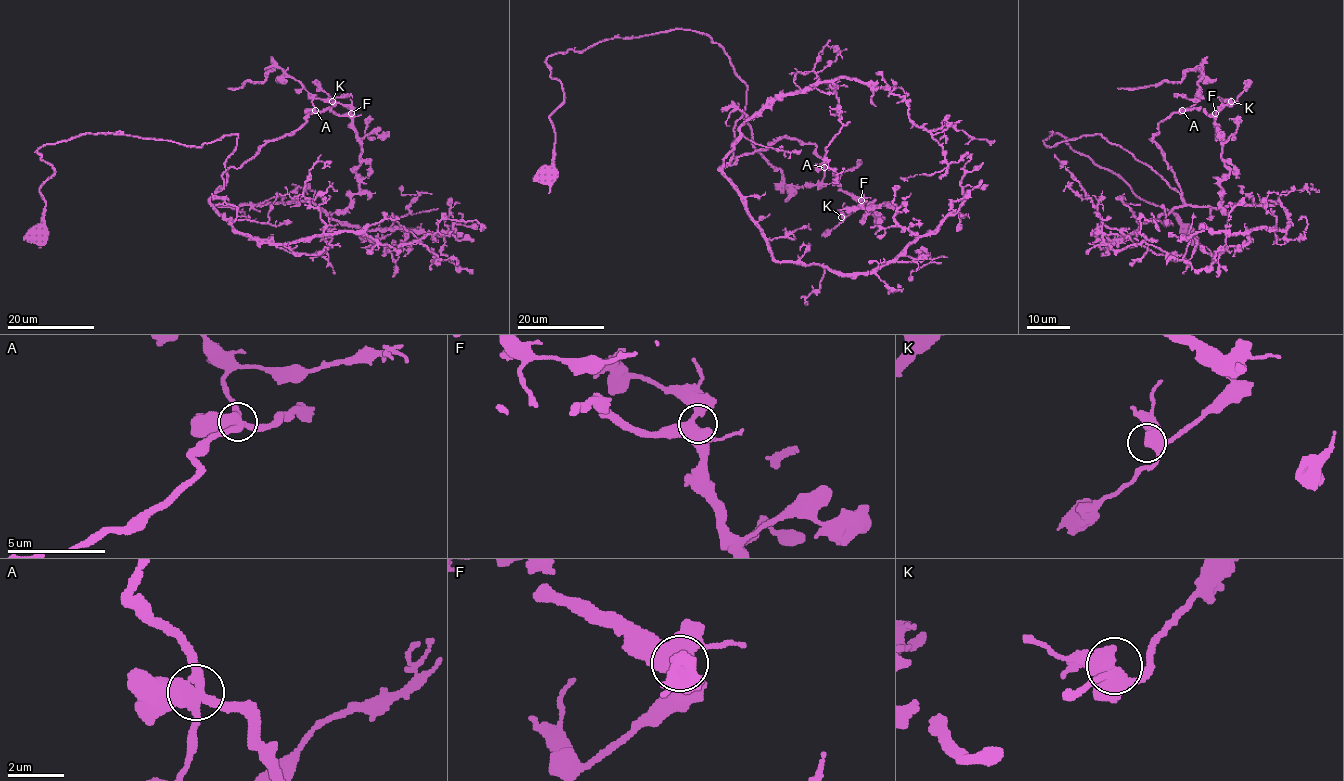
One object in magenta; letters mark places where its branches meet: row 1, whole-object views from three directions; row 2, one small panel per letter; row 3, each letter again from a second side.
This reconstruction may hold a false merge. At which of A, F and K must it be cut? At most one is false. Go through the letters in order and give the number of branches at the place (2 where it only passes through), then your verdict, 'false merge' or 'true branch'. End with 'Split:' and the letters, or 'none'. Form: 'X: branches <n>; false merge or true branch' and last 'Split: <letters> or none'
A: branches 4; false merge
F: branches 4; true branch
K: branches 4; true branch
Split: A

